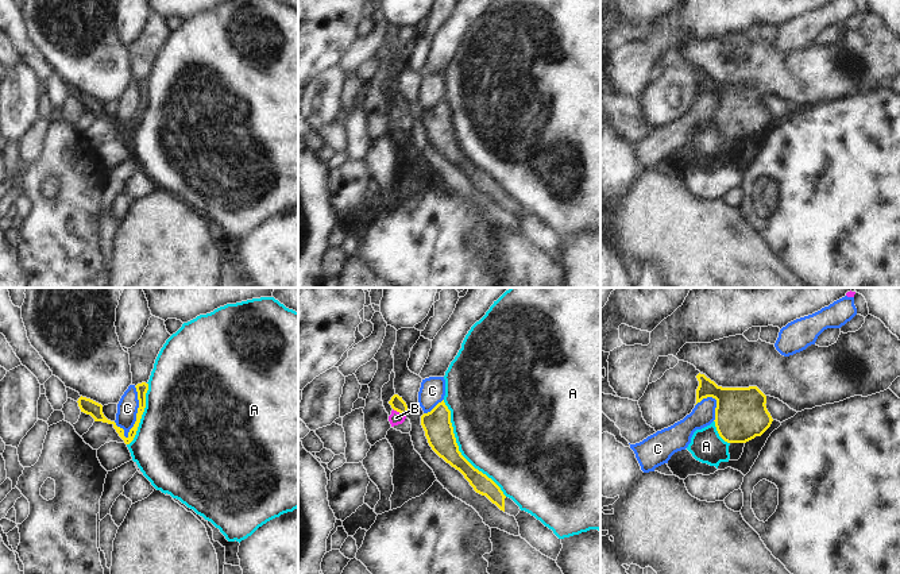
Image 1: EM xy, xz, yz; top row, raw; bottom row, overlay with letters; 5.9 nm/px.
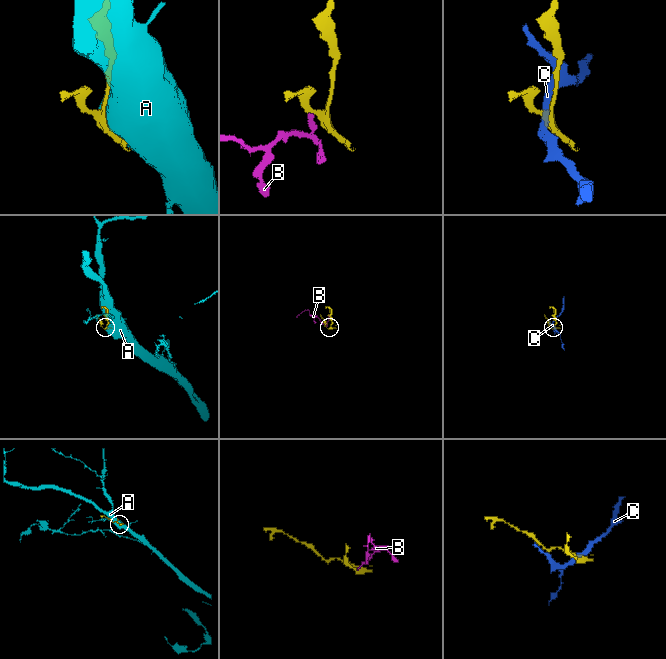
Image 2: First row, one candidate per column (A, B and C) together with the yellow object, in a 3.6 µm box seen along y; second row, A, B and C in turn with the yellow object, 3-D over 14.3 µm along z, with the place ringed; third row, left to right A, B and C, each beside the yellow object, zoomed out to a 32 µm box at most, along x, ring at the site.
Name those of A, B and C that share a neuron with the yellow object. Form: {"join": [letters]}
{"join": []}

